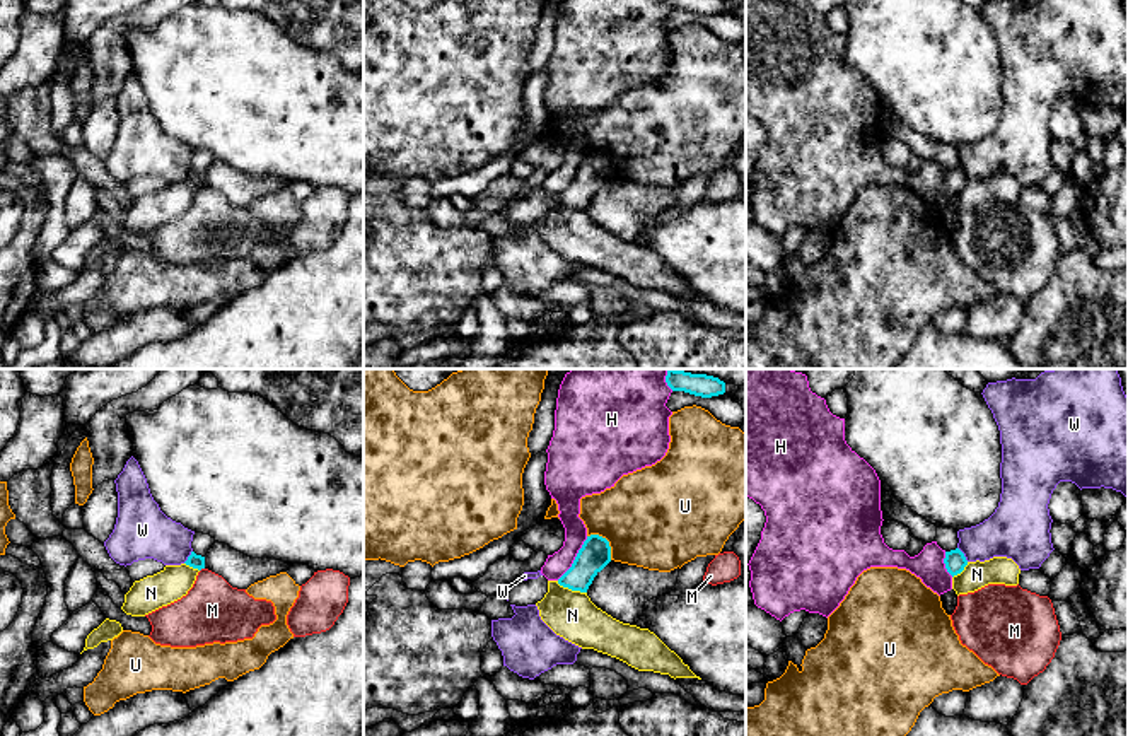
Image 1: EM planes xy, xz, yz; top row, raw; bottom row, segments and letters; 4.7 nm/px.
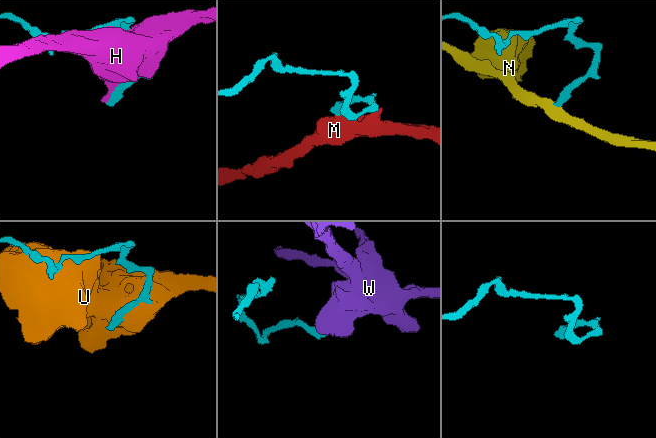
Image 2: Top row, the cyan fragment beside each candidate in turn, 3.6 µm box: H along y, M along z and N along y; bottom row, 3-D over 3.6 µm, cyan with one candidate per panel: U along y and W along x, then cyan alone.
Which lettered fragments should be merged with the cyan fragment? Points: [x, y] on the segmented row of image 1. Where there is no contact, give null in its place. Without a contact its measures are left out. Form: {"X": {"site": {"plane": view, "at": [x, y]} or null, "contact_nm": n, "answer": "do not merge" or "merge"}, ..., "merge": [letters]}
{"H": {"site": {"plane": "xz", "at": [575, 559]}, "contact_nm": 260, "answer": "do not merge"}, "M": {"site": {"plane": "xy", "at": [202, 567]}, "contact_nm": 30, "answer": "do not merge"}, "N": {"site": {"plane": "xz", "at": [572, 589]}, "contact_nm": 160, "answer": "do not merge"}, "U": {"site": {"plane": "xz", "at": [606, 540]}, "contact_nm": 170, "answer": "do not merge"}, "W": {"site": {"plane": "yz", "at": [963, 554]}, "contact_nm": 90, "answer": "do not merge"}, "merge": []}

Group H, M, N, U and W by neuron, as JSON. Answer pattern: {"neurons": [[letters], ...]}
{"neurons": [["H"], ["M"], ["N"], ["U"], ["W"]]}

